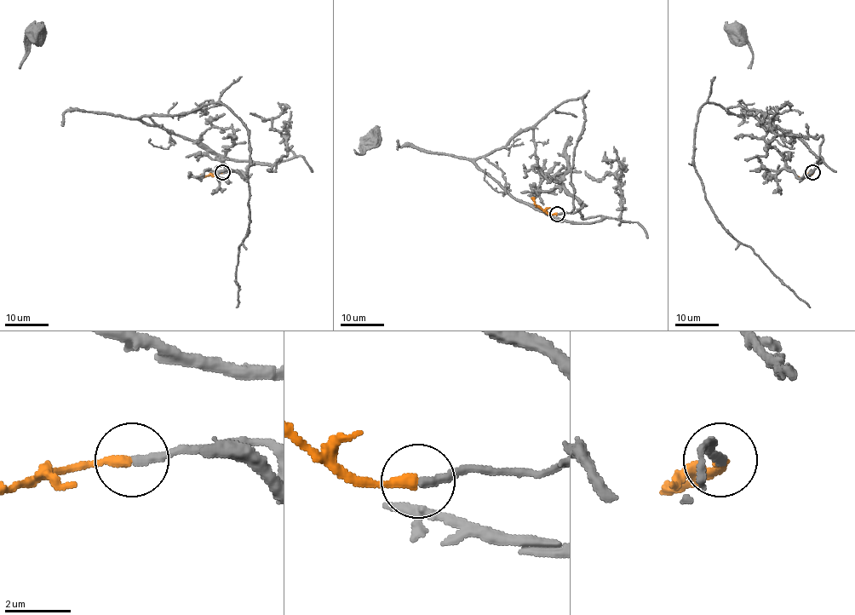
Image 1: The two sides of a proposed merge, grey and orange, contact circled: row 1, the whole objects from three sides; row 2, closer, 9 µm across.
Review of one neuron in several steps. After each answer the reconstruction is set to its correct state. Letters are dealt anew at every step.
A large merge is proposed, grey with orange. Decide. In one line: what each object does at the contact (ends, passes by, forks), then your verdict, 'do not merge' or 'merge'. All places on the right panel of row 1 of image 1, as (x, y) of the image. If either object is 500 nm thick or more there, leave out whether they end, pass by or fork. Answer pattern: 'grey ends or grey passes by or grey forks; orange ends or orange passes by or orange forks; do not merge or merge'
grey ends; orange ends; merge

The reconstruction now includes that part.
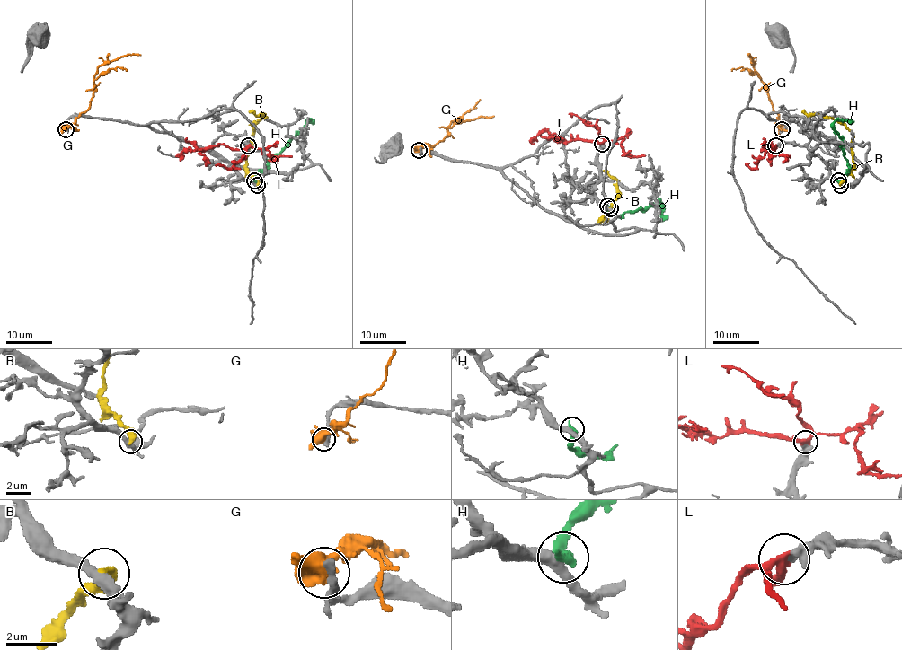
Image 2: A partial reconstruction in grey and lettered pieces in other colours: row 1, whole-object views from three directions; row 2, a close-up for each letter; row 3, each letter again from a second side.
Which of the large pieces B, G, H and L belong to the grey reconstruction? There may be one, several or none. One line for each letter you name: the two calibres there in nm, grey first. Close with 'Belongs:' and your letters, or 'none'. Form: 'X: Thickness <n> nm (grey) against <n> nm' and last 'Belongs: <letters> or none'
L: Thickness 280 nm (grey) against 280 nm
Belongs: L

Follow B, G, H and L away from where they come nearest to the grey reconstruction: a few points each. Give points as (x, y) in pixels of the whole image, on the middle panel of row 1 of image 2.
B: (610, 208), (599, 221), (606, 220), (617, 195), (617, 181), (602, 171)
G: (419, 149), (443, 140), (454, 120), (494, 116)
H: (607, 206), (607, 213), (621, 216), (629, 212), (646, 209), (659, 201), (662, 217), (658, 221)
L: (602, 144), (558, 140), (546, 131), (535, 139), (534, 136)

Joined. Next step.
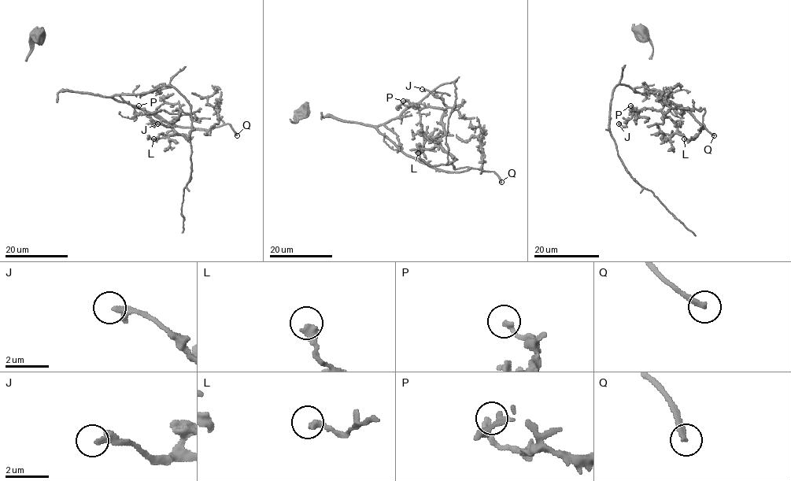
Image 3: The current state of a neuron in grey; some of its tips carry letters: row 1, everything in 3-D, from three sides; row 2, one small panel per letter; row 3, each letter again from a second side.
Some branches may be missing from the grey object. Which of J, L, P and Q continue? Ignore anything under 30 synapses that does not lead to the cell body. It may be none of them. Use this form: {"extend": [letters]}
{"extend": ["Q"]}

